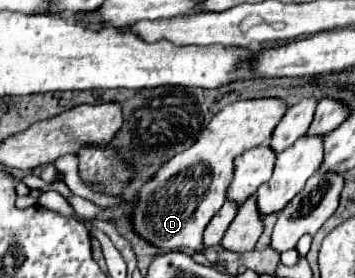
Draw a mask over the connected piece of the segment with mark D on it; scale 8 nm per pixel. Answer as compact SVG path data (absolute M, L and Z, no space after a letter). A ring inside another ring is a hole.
M249 98L227 104L213 116L189 150L175 154L159 168L151 182L139 190L139 204L133 212L135 230L163 250L187 246L203 254L203 232L227 198L235 158L253 146L267 144L287 108L283 98Z

